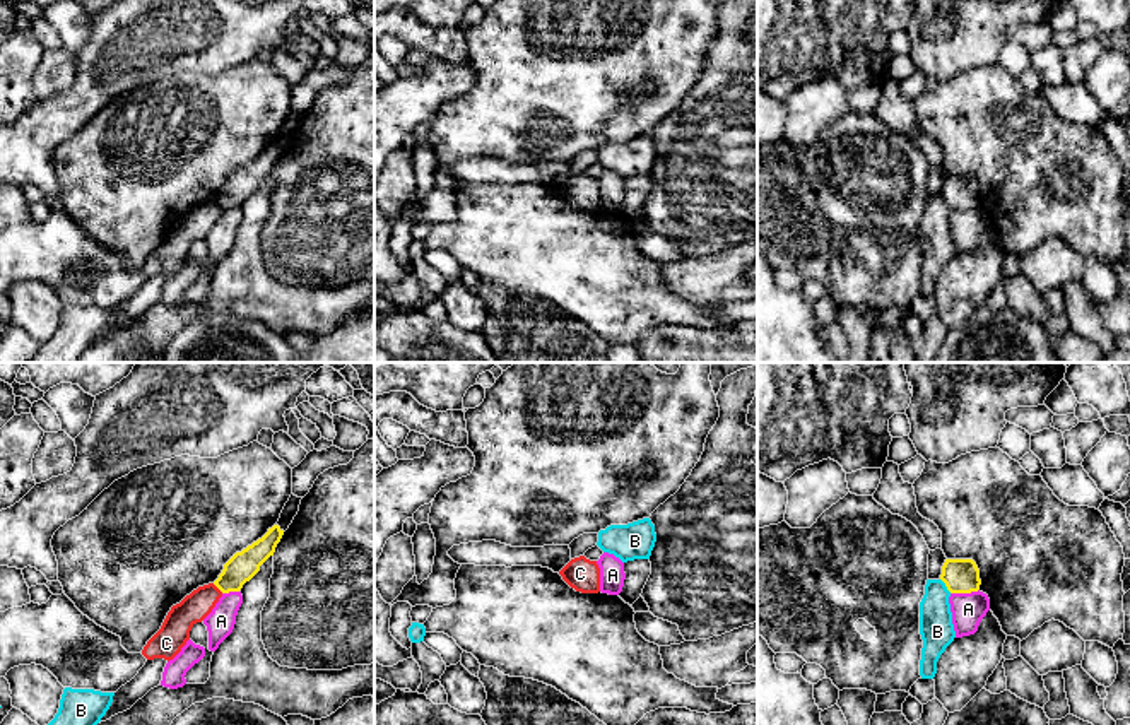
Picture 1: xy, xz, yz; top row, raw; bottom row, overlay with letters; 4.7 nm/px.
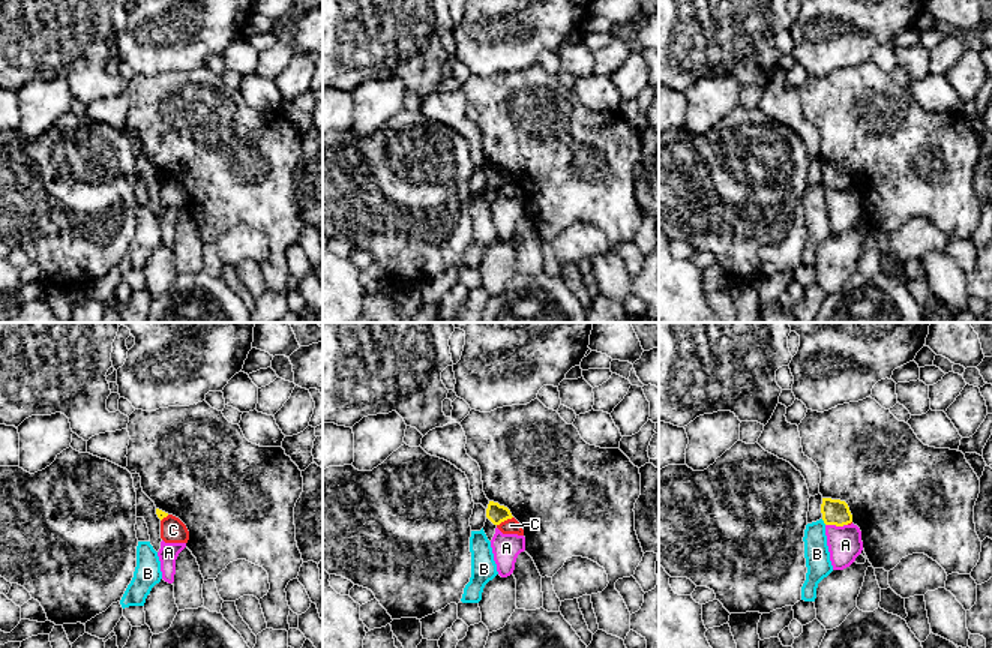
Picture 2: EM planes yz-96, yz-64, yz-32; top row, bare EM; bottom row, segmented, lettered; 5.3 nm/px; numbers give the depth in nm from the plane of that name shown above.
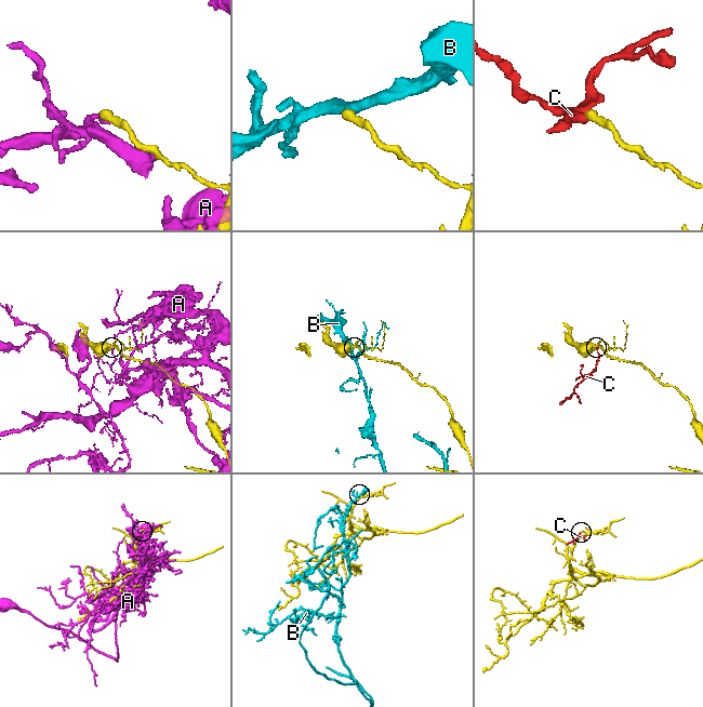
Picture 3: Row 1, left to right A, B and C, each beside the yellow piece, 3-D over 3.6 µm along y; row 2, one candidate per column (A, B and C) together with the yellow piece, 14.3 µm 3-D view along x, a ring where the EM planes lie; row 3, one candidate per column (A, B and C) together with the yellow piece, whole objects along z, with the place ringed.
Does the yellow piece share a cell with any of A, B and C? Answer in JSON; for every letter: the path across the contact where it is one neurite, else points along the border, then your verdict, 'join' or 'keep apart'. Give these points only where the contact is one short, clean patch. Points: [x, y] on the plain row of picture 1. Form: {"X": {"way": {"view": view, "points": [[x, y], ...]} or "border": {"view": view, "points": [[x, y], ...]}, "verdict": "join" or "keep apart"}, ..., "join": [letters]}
{"A": {"verdict": "keep apart"}, "B": {"border": {"view": "yz", "points": [[941, 195], [951, 209]]}, "verdict": "keep apart"}, "C": {"border": {"view": "xy", "points": [[212, 200], [223, 209]]}, "verdict": "keep apart"}, "join": []}

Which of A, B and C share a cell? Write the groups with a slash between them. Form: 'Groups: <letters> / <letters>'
Groups: A / B / C

